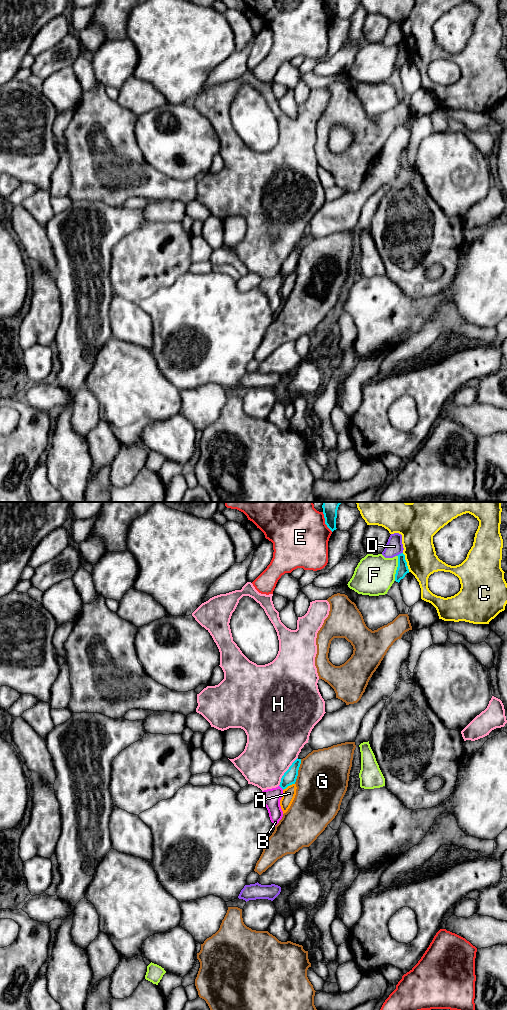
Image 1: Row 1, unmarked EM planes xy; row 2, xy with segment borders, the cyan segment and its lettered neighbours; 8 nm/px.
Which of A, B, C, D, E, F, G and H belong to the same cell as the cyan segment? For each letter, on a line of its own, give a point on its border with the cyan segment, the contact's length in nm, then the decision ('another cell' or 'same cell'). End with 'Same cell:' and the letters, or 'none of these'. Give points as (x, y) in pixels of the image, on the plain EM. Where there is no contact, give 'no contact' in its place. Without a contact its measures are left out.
A: contact xy (288, 273); length 110 nm; another cell
B: contact xy (281, 275); length 50 nm; another cell
C: contact xy (406, 50); length 160 nm; another cell
D: contact xy (399, 42); length 60 nm; another cell
E: contact xy (325, 10); length 180 nm; another cell
F: contact xy (397, 56); length 200 nm; another cell
G: contact xy (297, 259); length 200 nm; another cell
H: contact xy (286, 259); length 280 nm; another cell
Same cell: none of these

